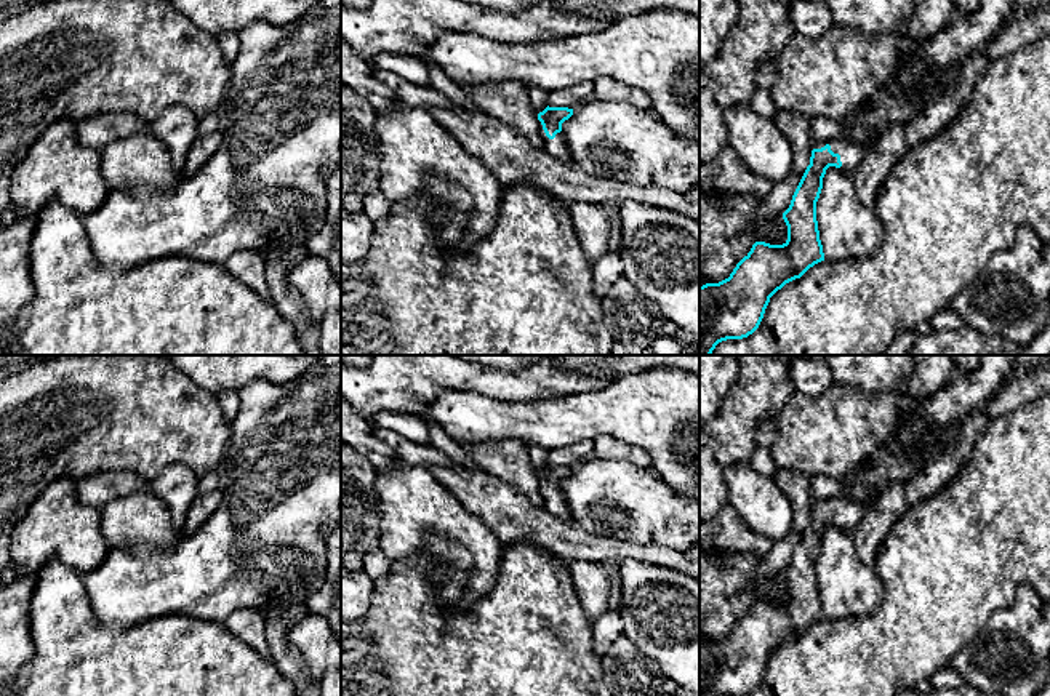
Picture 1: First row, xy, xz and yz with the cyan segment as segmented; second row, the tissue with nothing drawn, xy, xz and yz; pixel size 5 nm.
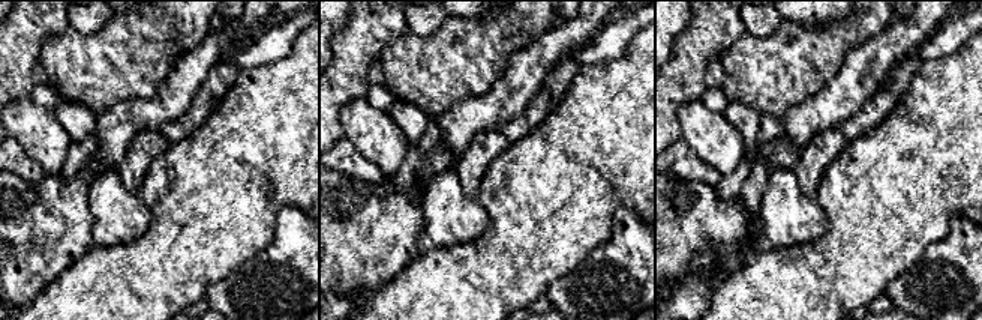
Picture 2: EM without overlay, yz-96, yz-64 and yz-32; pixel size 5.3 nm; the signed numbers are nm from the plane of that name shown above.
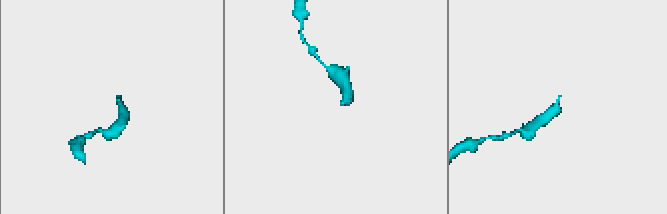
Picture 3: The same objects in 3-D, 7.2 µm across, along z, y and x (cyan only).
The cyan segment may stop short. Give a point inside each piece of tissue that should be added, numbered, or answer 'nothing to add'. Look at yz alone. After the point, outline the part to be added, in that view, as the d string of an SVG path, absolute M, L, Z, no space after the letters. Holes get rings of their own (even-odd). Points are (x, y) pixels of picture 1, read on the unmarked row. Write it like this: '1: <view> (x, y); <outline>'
1: yz (850, 511); M845 494L826 499L826 501L813 501L813 507L821 507L826 502L831 504L831 509L834 512L840 514L840 520L853 530L858 523L858 520L864 515L868 507L871 506L871 501L877 498L879 494L872 494L866 501L856 501L853 498L847 498Z

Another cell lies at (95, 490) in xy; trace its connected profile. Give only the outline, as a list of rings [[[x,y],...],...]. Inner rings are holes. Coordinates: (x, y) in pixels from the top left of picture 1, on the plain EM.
[[[99,472],[77,478],[77,496],[85,506],[99,507],[122,496],[142,491],[144,478],[133,472]]]

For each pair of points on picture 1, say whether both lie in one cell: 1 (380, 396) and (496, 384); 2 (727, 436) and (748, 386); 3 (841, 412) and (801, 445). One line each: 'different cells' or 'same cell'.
1: same cell
2: same cell
3: same cell

